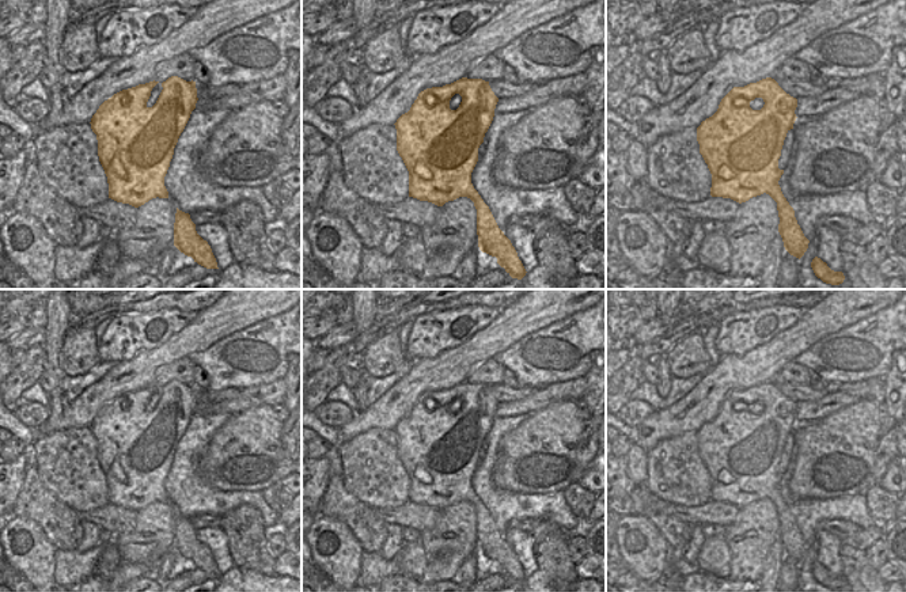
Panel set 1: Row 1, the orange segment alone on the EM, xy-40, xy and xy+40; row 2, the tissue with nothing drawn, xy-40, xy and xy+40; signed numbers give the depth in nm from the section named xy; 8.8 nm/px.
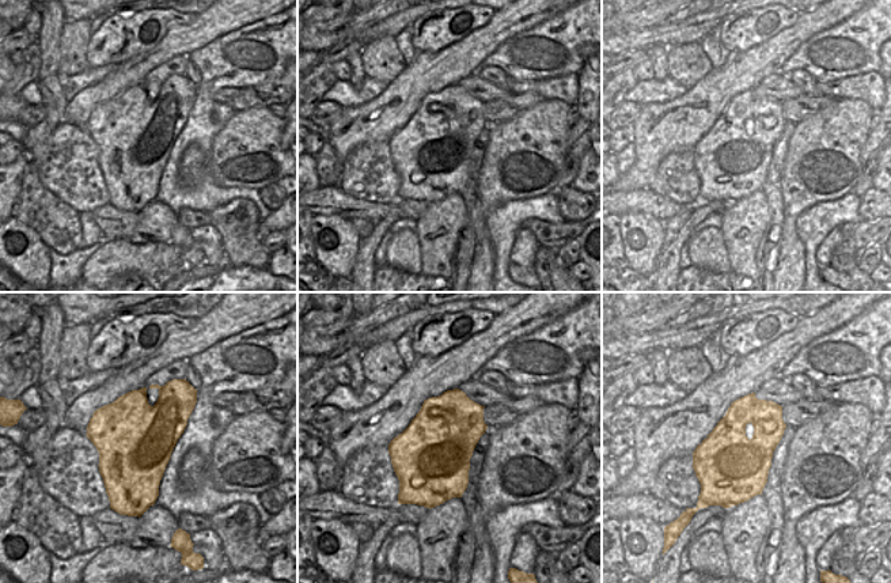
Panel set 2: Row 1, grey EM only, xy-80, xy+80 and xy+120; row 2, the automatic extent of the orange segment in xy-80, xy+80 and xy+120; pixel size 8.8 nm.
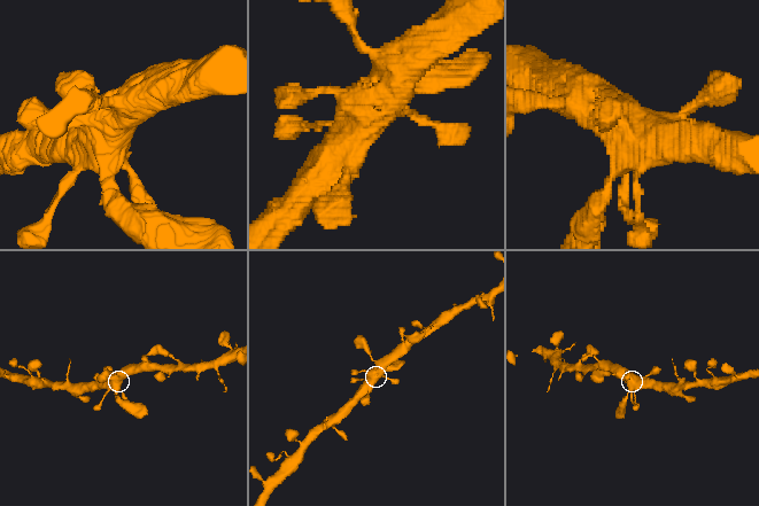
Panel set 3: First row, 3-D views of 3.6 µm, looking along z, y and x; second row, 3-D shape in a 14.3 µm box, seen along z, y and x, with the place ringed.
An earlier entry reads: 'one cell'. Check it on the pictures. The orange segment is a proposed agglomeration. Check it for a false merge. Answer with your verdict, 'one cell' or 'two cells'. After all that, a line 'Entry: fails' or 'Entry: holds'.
one cell
Entry: holds

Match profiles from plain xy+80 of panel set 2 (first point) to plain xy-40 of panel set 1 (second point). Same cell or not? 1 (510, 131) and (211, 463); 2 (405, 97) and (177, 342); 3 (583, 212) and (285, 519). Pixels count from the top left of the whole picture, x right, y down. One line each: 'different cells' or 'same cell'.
1: same cell
2: same cell
3: different cells

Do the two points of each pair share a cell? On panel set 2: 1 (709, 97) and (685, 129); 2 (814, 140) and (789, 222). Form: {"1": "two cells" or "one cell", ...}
{"1": "one cell", "2": "one cell"}

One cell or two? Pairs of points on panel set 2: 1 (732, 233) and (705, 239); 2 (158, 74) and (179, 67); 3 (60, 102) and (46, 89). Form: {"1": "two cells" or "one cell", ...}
{"1": "two cells", "2": "one cell", "3": "one cell"}

